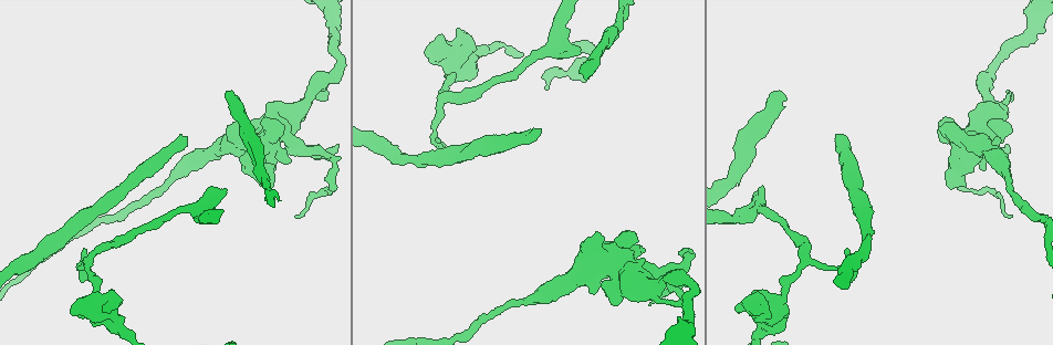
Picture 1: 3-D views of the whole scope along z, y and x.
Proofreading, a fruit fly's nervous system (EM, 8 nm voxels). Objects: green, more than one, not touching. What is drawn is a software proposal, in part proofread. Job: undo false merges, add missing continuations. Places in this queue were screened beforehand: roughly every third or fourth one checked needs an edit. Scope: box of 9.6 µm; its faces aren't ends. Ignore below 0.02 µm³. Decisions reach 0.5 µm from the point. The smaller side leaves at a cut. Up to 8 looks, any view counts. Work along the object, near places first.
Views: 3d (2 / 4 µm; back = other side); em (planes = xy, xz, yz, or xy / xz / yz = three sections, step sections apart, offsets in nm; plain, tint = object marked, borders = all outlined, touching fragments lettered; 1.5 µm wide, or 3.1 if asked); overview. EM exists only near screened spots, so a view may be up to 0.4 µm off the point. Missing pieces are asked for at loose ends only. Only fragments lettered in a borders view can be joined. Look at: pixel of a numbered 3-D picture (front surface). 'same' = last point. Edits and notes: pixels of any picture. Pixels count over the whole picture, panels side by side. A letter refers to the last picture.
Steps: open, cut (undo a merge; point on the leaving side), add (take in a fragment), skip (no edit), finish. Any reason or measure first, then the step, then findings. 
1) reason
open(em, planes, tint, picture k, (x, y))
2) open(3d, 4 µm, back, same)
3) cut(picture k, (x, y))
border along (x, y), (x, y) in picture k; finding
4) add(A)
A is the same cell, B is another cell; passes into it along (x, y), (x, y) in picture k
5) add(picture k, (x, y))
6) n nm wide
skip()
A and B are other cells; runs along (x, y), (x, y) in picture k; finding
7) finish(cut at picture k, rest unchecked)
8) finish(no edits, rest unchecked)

branch stops here
open(em, yz, step 8, borders, picture 1, (185, 138))

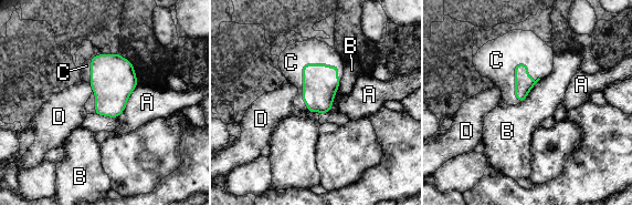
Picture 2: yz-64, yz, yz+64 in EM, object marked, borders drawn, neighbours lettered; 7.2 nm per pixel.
cut it another way
open(em, planes, borders, same)

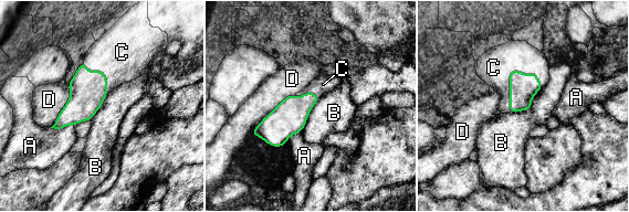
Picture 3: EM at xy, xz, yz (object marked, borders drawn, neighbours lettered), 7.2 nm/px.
add(C)
C is the same cell, A, B and D are other cells; passes into it along (523, 87), (510, 80), (493, 67) in picture 3; the cell continues

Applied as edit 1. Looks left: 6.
an open end
open(em, planes, borders, picture 1, (642, 251))

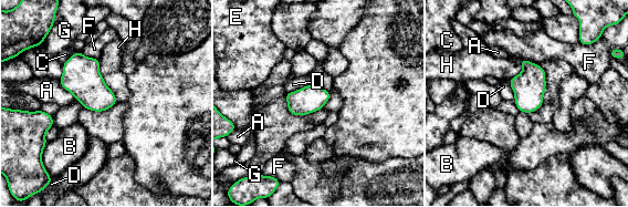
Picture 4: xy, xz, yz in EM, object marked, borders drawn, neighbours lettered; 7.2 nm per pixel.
200 nm wide
skip()
A, B, C, D, E, F, G and H are other cells; border along (310, 83), (286, 93) in picture 4; none of them fits

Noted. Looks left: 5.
branch point
open(em, yz, step 4, tint, picture 1, (443, 96))

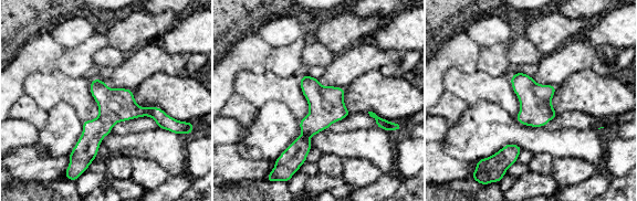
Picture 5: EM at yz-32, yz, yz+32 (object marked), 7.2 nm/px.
open(em, planes, tint, same)

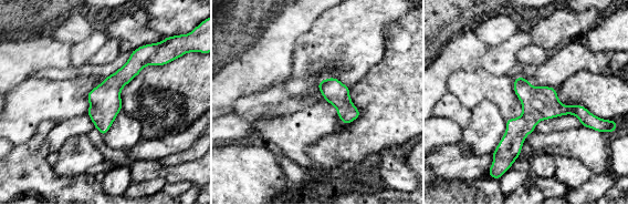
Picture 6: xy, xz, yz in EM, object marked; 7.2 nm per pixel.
open(em, planes, borders, same)

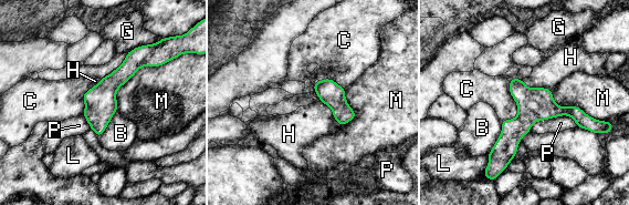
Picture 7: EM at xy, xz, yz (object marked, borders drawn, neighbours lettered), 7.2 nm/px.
skip()
B, C, G, H, L, M and P are other cells; border along (511, 78), (517, 113), (502, 121) in picture 7; one cell here

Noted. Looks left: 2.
finish(add at picture 3, rest unchecked)

